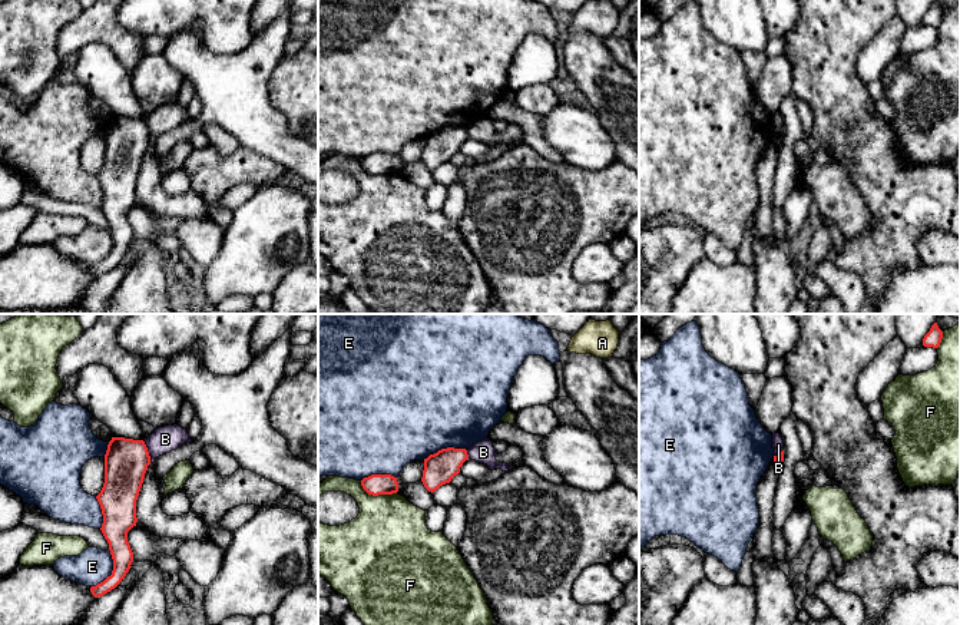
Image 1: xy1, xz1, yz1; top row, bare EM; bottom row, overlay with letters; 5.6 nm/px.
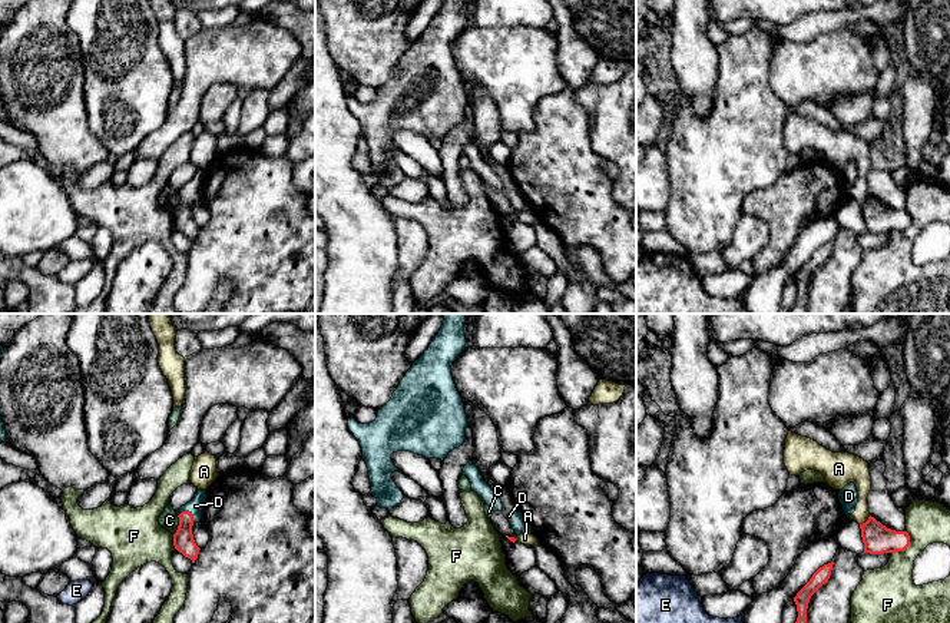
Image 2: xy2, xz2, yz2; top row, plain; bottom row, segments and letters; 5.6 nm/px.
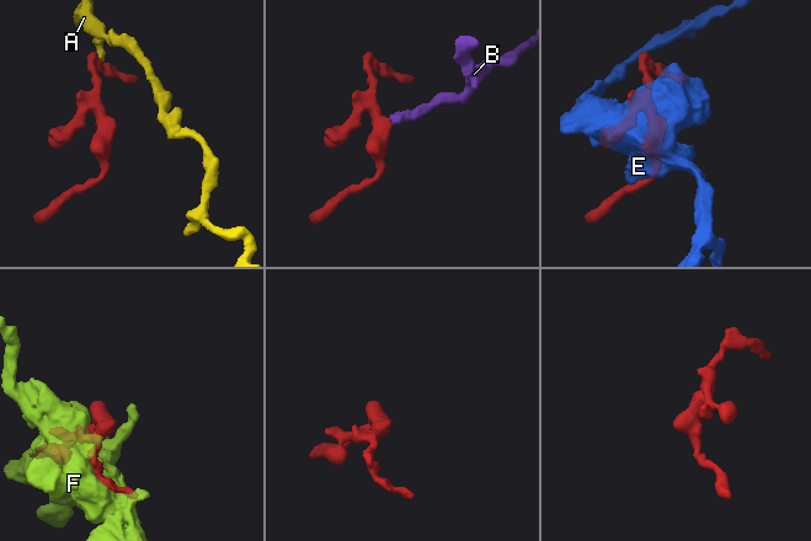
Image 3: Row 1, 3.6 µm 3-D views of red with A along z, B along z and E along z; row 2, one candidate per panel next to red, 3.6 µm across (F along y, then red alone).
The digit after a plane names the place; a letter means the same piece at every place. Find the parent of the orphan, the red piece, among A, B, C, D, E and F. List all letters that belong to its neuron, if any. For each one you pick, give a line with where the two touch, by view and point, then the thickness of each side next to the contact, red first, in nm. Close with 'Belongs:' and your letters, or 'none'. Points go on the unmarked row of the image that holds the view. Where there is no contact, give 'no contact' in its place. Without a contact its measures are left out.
D: meets red in xy2 at (192, 195); 120 nm thick on the red side, 90 nm on the other
Belongs: D

